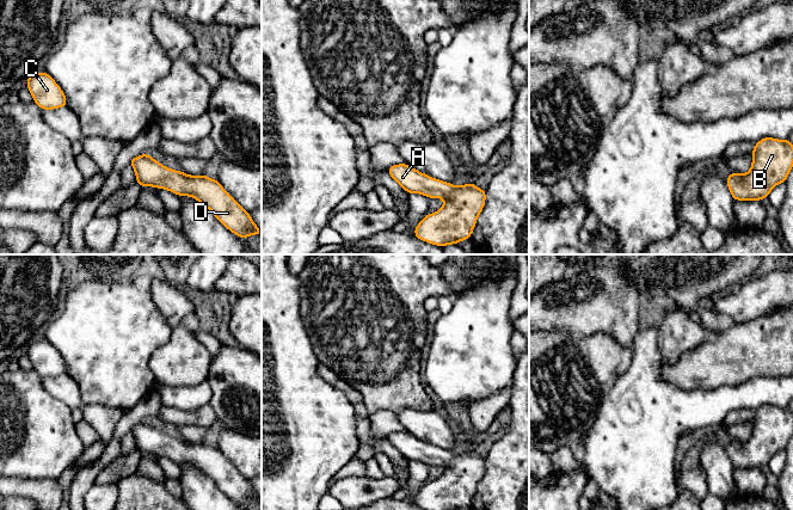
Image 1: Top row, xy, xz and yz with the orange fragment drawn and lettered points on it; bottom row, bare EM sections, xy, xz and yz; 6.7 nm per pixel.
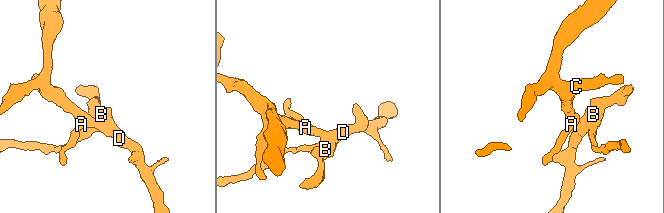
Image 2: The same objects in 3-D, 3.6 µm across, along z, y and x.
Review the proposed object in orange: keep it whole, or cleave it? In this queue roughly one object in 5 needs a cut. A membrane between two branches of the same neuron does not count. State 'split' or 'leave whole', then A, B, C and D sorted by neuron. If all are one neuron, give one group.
leave whole; A B C D

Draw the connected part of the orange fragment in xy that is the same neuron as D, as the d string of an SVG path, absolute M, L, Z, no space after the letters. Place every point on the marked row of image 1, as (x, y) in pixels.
M148 153L133 158L129 165L134 168L136 183L141 186L165 189L177 196L189 196L209 209L220 223L241 239L260 235L262 231L251 215L232 197L216 179L190 176L168 168L153 159Z

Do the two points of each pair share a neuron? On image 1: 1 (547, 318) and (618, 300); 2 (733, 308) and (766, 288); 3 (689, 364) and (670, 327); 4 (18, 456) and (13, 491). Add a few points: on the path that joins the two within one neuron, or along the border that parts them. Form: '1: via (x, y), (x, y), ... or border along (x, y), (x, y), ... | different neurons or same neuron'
1: via (565, 306), (584, 305), (600, 300) | same neuron
2: via (742, 305), (757, 296) | same neuron
3: border along (707, 338), (684, 351), (675, 362), (663, 360) | different neurons
4: border along (12, 477), (43, 479) | different neurons

